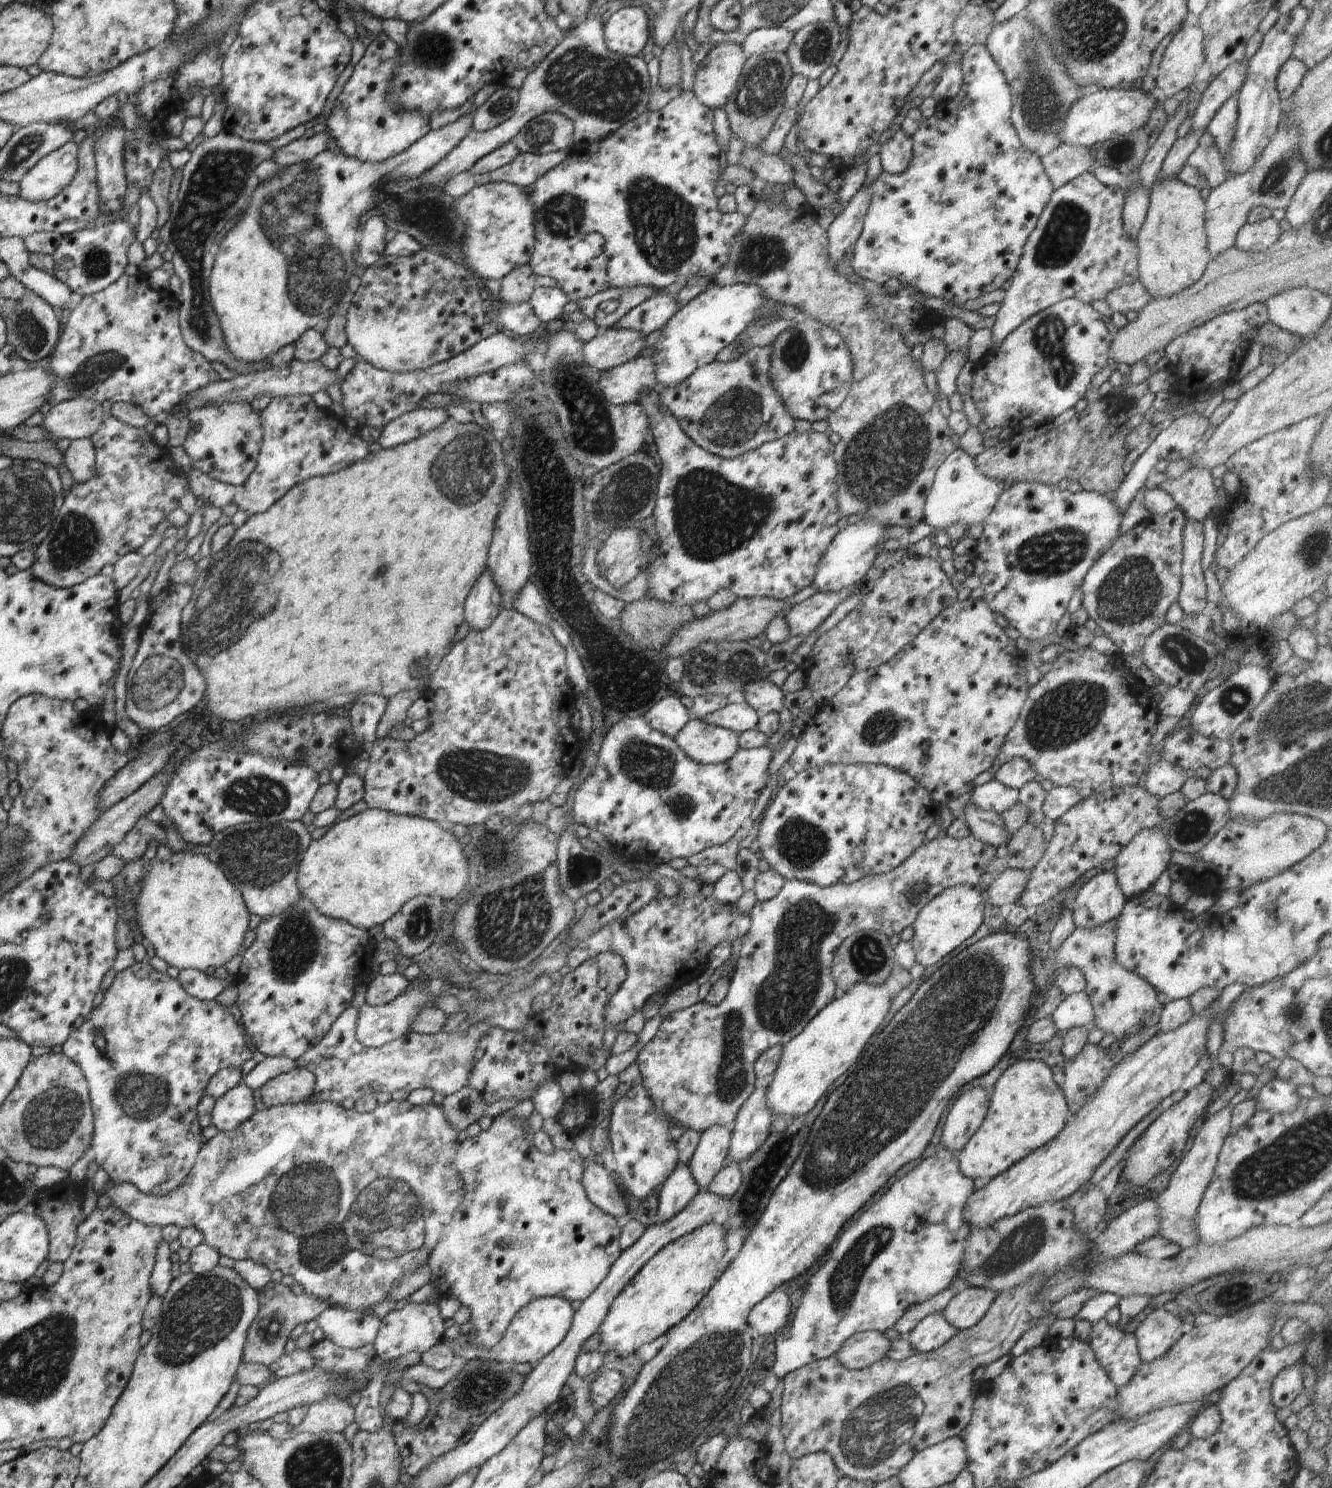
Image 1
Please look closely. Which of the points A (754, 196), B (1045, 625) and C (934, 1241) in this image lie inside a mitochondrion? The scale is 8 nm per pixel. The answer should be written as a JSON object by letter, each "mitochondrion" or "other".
{"A":"other","B":"other","C":"other"}

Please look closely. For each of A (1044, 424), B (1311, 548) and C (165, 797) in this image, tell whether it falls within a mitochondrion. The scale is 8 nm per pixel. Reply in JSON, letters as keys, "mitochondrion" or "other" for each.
{"A":"other","B":"mitochondrion","C":"other"}

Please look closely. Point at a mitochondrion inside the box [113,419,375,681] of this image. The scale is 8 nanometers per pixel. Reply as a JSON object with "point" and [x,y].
{"point":[240,582]}

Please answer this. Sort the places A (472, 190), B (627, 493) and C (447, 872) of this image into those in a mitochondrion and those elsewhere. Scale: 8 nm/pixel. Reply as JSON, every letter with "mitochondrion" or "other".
{"A":"other","B":"mitochondrion","C":"mitochondrion"}

